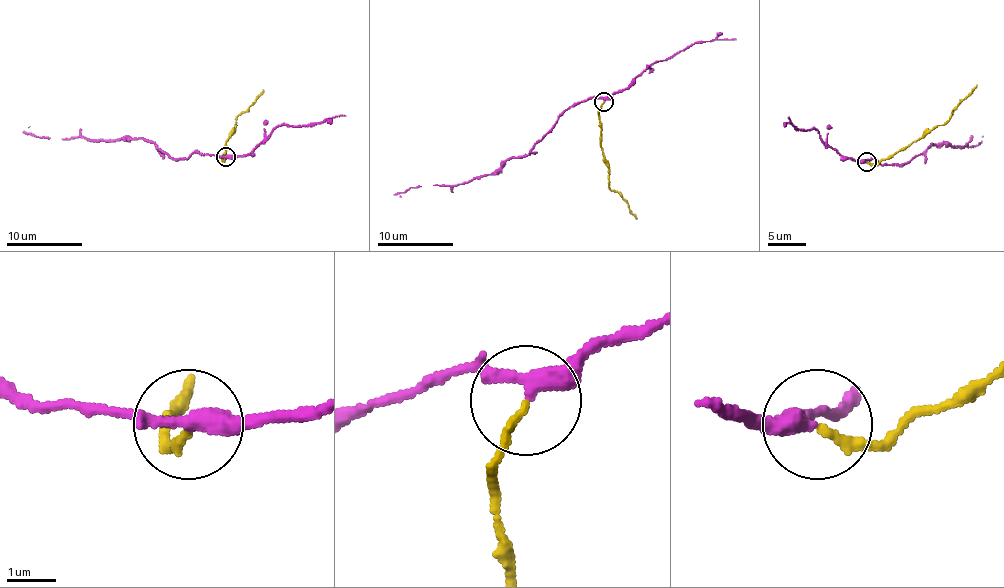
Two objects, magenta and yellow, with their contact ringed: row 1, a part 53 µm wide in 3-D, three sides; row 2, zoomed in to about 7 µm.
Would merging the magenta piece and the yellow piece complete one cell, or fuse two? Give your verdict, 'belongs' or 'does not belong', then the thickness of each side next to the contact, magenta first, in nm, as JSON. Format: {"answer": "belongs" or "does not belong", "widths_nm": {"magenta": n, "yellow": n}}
{"answer": "belongs", "widths_nm": {"magenta": 300, "yellow": 160}}

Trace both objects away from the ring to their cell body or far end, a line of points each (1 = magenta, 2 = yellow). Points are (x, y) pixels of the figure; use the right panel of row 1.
1: (867, 162), (863, 161), (871, 158), (881, 164), (904, 165), (933, 145), (973, 147), (982, 136)
2: (867, 162), (877, 164), (890, 158), (949, 118), (977, 84)

